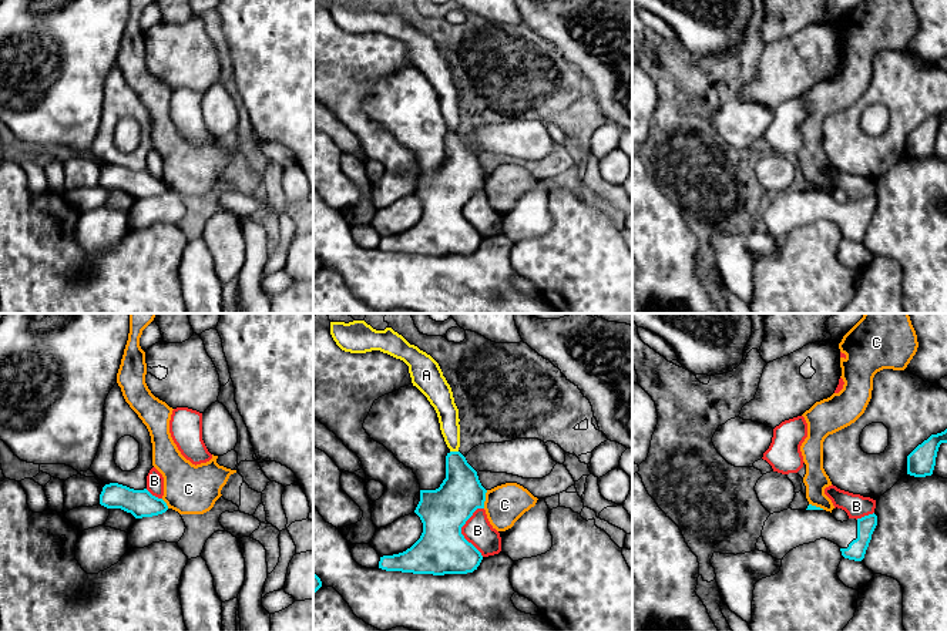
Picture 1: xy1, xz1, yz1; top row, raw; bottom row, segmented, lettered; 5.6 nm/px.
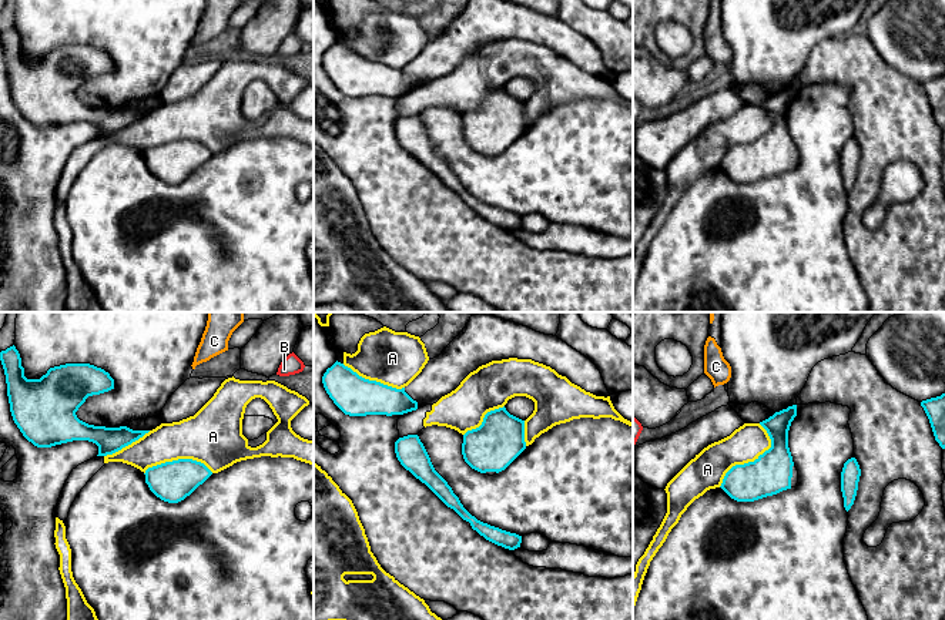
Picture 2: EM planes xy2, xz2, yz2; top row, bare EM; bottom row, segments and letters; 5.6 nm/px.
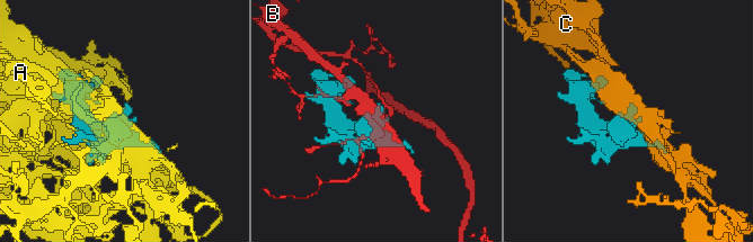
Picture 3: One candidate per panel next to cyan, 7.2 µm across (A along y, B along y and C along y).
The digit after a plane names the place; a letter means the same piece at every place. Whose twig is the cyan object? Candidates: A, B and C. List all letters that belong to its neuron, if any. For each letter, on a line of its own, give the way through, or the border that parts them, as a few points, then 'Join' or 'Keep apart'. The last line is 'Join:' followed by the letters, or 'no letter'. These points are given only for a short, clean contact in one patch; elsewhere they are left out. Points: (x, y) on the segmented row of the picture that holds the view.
A: Join
B: Keep apart
C: Boundary: xz1 (487, 490), (483, 507). Keep apart
Join: A

